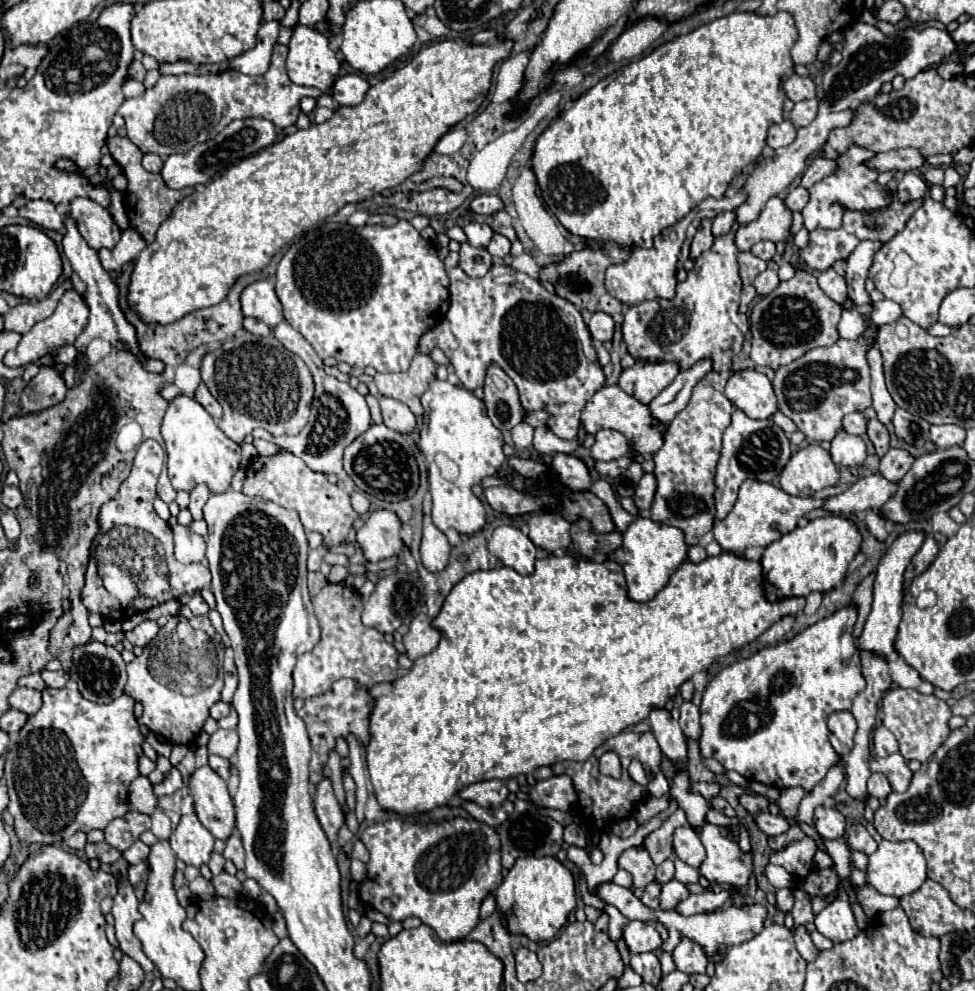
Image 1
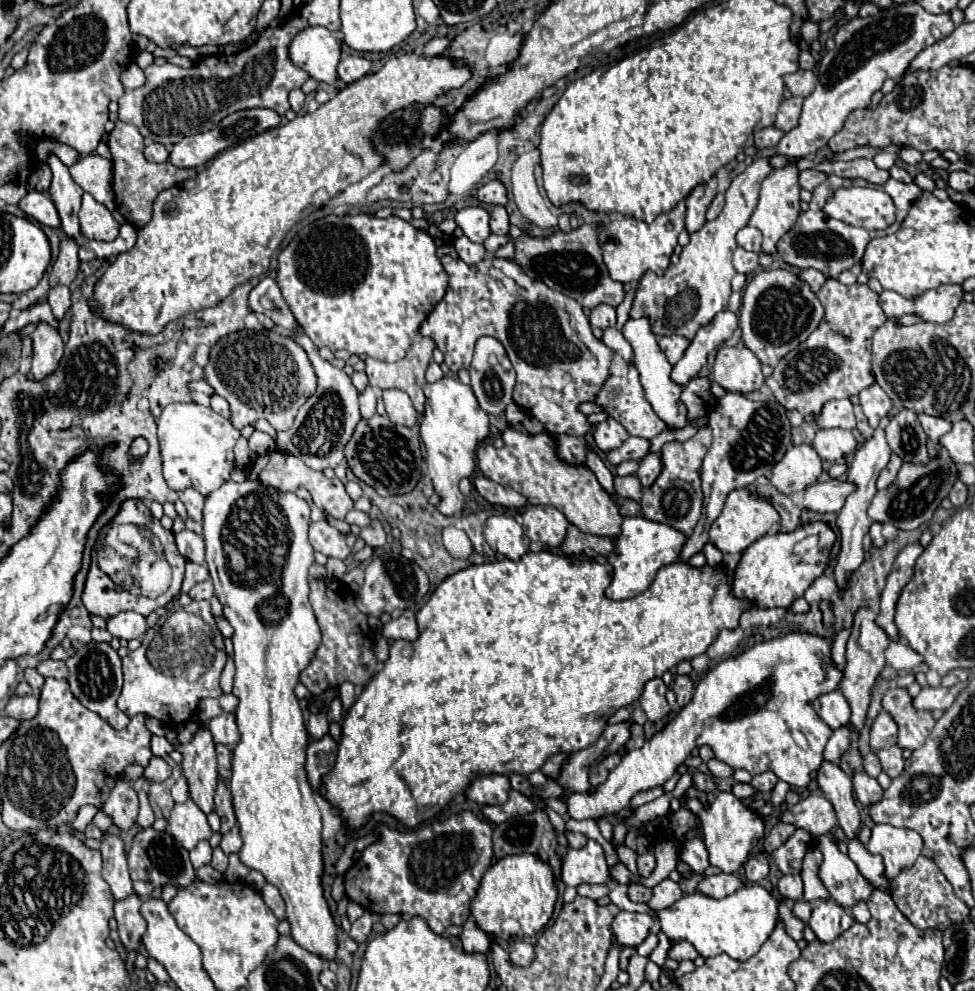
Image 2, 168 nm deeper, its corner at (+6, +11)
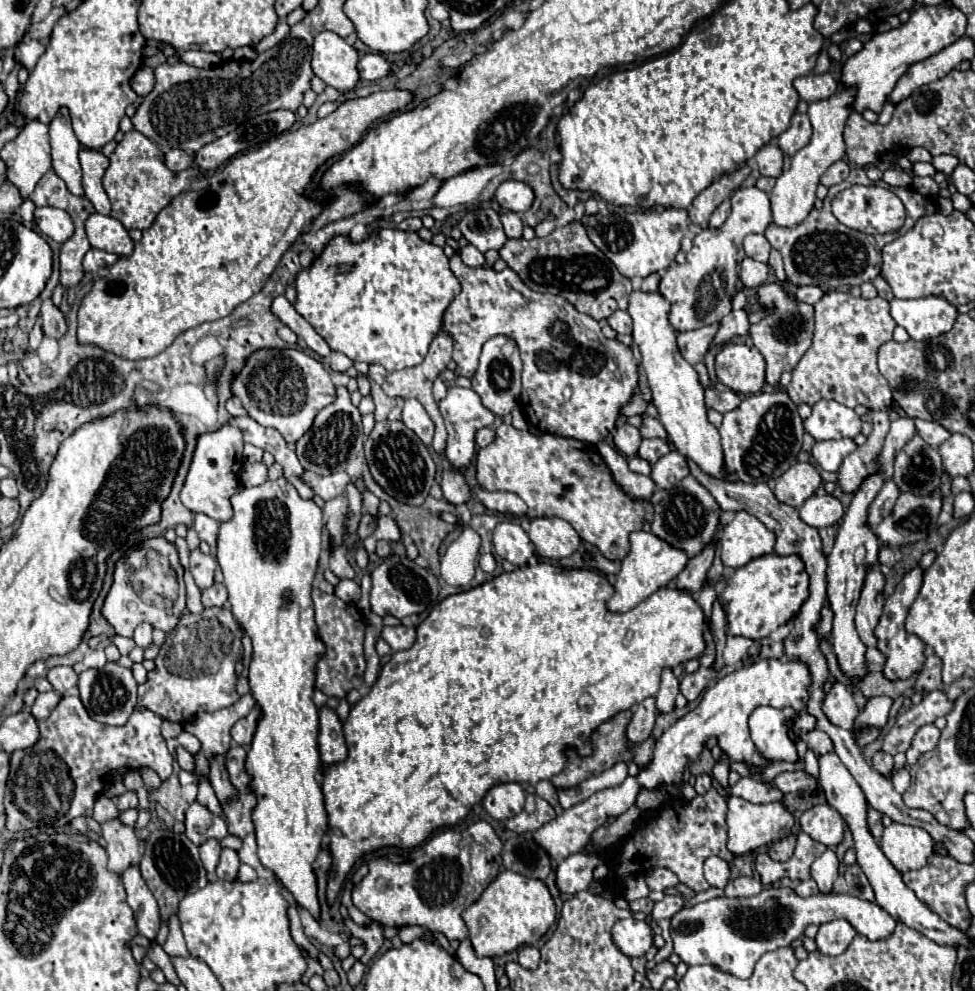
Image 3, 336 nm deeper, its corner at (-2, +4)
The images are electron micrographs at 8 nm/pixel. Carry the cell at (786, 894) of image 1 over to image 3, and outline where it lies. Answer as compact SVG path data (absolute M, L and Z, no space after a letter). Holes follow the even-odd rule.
M807 879L807 881L801 881L797 887L795 887L795 893L801 895L801 897L811 897L811 895L817 895L819 893L819 887L813 879Z

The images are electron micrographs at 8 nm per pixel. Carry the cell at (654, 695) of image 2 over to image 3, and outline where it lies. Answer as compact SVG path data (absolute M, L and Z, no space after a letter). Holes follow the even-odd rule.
M663 669L661 687L657 691L657 709L661 713L669 713L675 707L675 697L679 695L679 679L673 675L671 669Z

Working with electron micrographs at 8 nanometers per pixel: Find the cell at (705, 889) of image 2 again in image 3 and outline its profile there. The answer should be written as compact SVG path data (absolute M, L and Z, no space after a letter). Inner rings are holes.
M737 877L737 879L727 883L725 895L727 897L751 897L751 895L759 895L761 889L763 889L761 879L757 879L757 877Z

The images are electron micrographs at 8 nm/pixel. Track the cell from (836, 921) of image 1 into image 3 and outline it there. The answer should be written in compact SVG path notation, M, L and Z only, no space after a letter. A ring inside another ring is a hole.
M837 919L833 923L823 923L819 927L815 943L819 953L823 955L841 955L855 935L857 931L853 931L853 927L845 919Z

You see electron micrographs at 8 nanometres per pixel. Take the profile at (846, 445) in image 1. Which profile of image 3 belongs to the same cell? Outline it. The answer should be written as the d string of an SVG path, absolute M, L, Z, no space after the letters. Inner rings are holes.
M833 439L833 441L817 441L811 449L813 459L823 471L837 471L841 461L857 449L853 439Z

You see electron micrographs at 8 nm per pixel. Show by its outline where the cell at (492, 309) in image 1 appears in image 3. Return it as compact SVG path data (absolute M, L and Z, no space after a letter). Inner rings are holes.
M455 255L451 257L451 271L461 283L461 293L451 301L451 305L445 311L443 331L449 333L455 341L455 349L453 349L453 361L457 363L455 373L471 379L477 371L477 361L479 361L483 343L495 335L507 335L513 341L517 341L521 349L521 361L523 361L521 411L525 413L529 423L545 433L555 433L555 435L563 435L563 437L571 437L587 443L597 443L605 439L615 427L615 421L623 405L629 403L635 389L639 387L637 361L631 357L629 363L627 361L623 363L609 347L601 345L597 339L589 339L587 331L579 327L575 321L577 311L573 305L565 303L565 299L561 299L559 295L531 291L519 279L519 275L509 267L503 269L501 273L489 267L467 267Z

